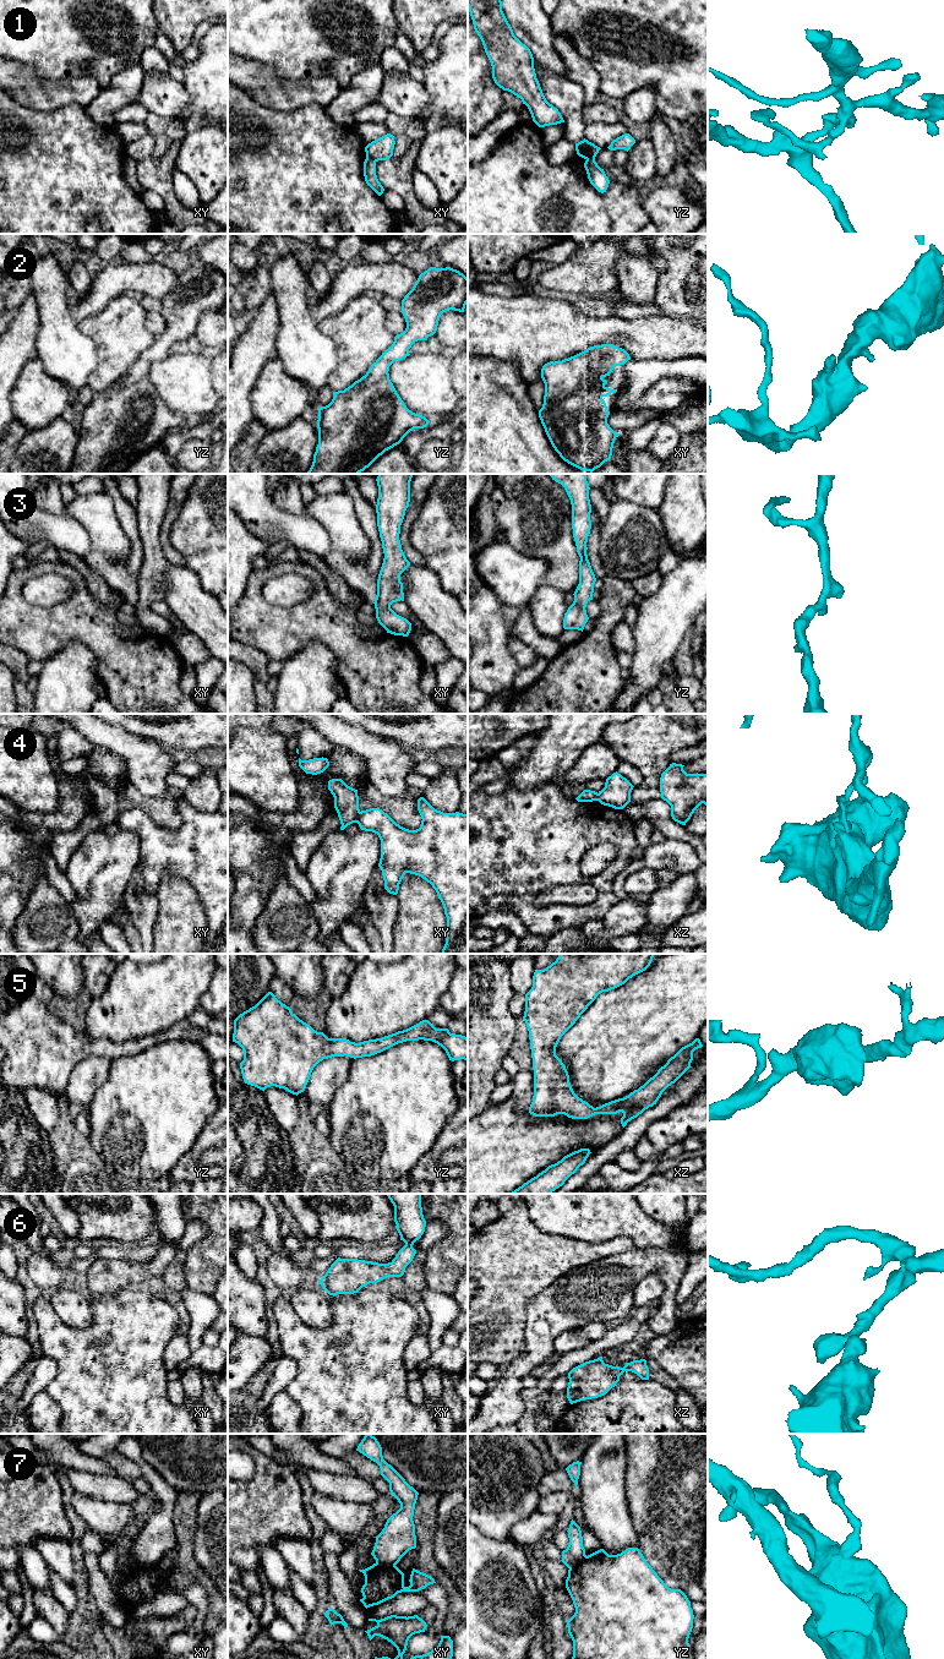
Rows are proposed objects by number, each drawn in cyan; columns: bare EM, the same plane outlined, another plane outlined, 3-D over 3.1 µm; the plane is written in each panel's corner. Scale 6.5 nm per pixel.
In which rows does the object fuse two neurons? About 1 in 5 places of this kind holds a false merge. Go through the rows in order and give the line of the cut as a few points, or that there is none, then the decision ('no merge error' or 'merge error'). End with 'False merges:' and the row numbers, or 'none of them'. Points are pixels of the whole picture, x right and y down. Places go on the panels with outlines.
1: cut in xy along (366, 157), (375, 162); merge error
2: no cut; no merge error
3: no cut; no merge error
4: cut in xy along (360, 812), (355, 822); merge error
5: no cut; no merge error
6: no cut; no merge error
7: cut in xy along (376, 1561), (385, 1566), (394, 1566); merge error
False merges: 1, 4, 7

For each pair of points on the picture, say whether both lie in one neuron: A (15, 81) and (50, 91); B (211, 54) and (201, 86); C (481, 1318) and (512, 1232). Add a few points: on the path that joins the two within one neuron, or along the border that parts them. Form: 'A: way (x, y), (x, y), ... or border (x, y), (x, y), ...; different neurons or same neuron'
A: way (23, 83), (32, 91), (42, 91); same neuron
B: way (211, 61), (211, 75), (207, 78); same neuron
C: way (502, 1297), (511, 1269), (512, 1253); same neuron

